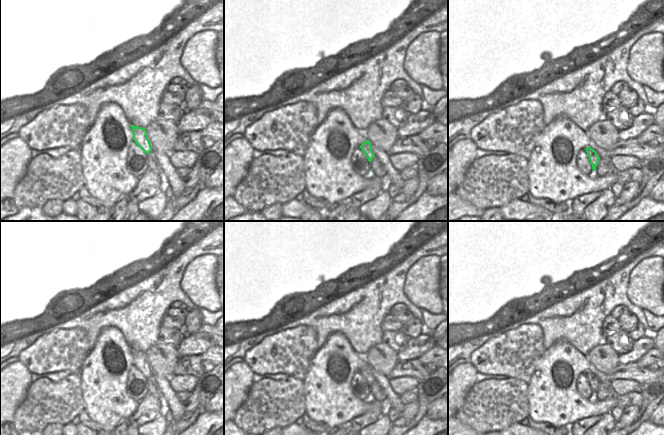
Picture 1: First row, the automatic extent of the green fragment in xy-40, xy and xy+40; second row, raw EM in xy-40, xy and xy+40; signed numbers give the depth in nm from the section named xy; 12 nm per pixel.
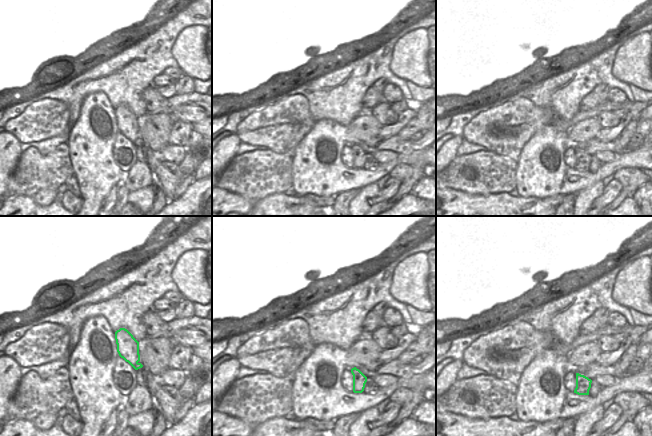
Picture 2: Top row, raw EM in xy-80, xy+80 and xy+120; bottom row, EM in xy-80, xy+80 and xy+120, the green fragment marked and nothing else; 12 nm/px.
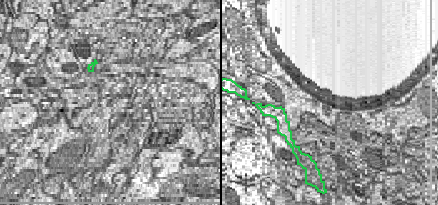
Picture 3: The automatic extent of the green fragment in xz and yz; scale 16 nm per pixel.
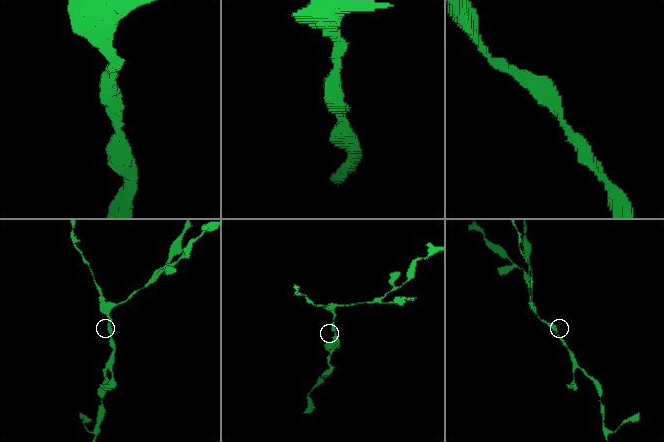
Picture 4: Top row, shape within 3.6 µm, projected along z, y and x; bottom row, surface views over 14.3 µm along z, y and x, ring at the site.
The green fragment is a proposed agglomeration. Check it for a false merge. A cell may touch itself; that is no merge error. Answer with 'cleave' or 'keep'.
keep

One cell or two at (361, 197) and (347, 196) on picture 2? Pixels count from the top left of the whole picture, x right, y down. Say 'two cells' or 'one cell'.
two cells

